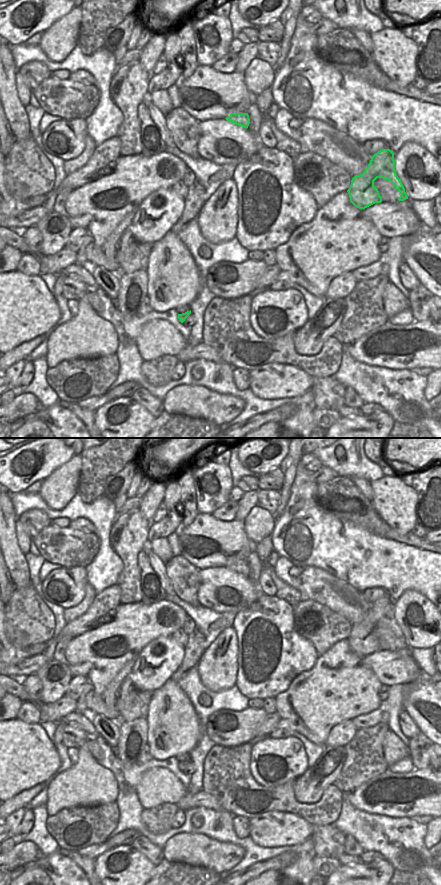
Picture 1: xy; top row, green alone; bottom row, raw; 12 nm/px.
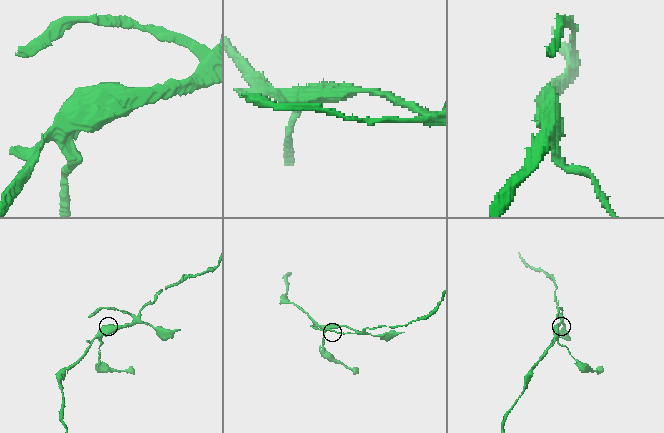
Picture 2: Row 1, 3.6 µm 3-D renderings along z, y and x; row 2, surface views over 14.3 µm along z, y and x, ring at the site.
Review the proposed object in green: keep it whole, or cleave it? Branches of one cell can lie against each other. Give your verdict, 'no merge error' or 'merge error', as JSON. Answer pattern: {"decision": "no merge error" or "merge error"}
{"decision": "merge error"}

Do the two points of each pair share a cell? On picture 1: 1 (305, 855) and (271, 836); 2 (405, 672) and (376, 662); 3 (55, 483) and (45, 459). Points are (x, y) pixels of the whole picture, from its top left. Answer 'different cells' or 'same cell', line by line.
1: different cells
2: same cell
3: different cells

